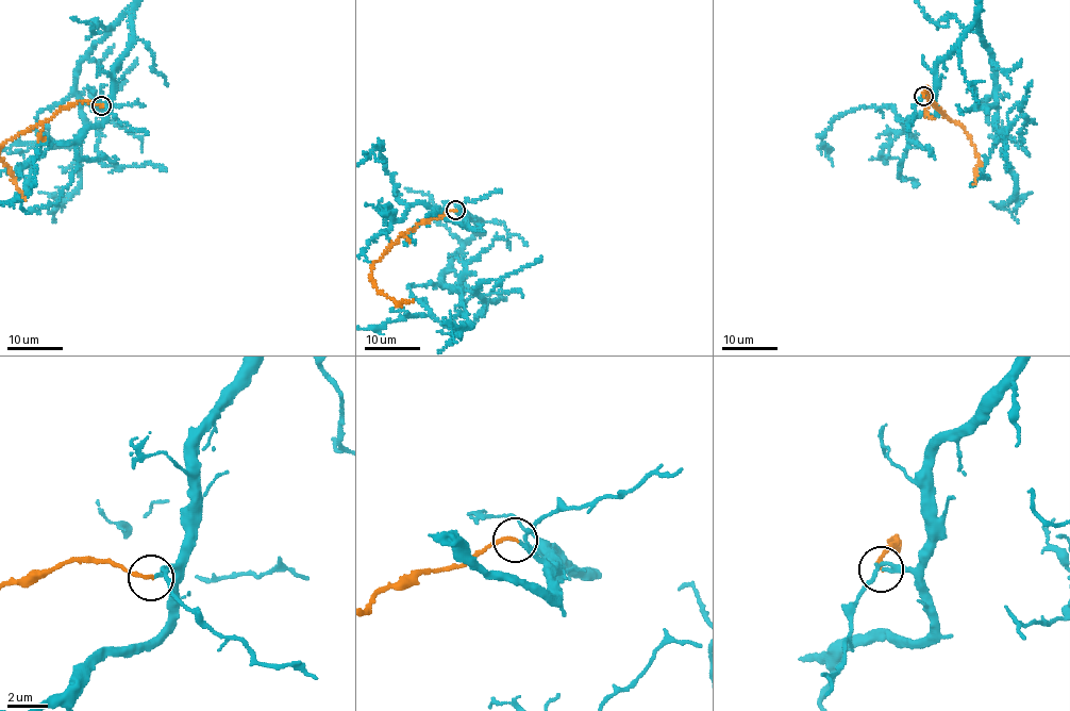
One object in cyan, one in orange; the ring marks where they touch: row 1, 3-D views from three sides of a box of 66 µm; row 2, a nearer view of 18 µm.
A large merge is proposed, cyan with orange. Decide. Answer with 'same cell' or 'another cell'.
same cell

